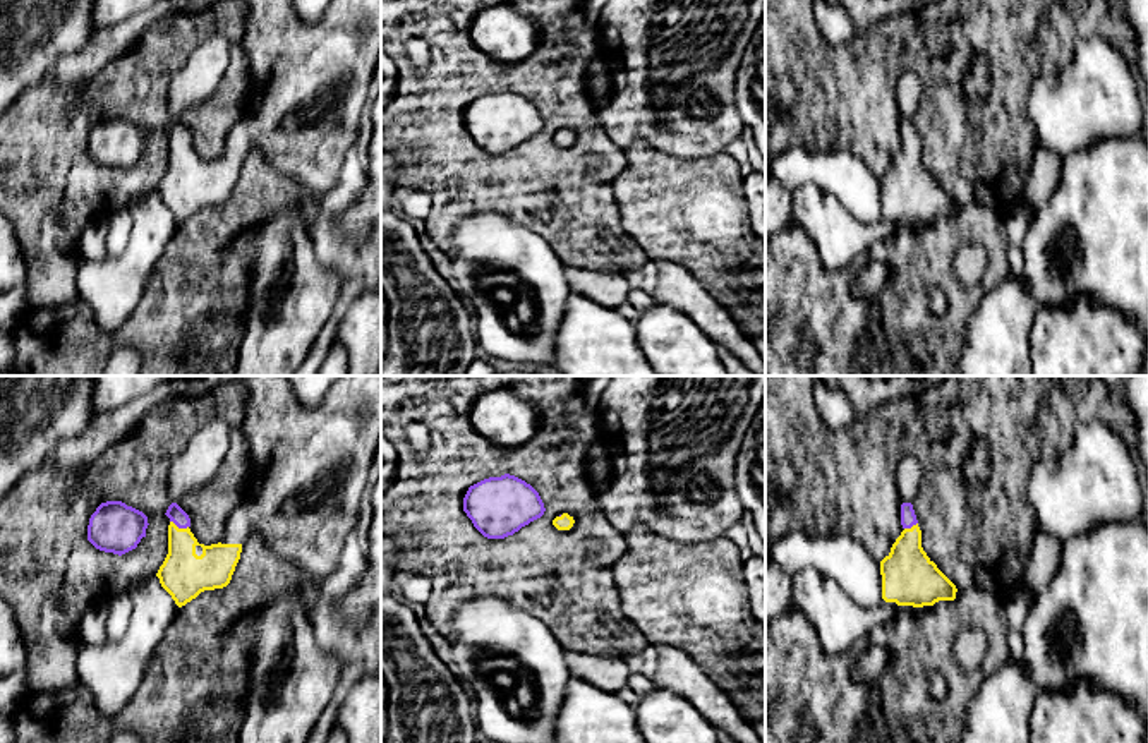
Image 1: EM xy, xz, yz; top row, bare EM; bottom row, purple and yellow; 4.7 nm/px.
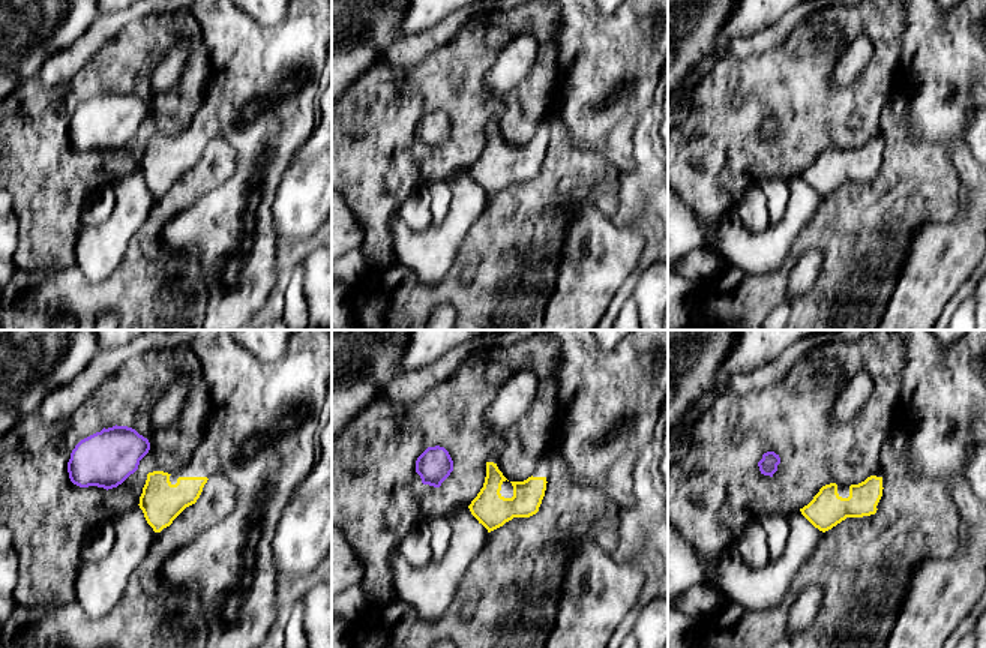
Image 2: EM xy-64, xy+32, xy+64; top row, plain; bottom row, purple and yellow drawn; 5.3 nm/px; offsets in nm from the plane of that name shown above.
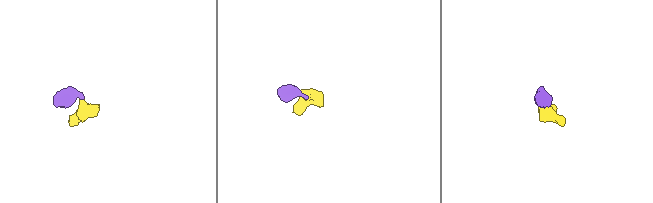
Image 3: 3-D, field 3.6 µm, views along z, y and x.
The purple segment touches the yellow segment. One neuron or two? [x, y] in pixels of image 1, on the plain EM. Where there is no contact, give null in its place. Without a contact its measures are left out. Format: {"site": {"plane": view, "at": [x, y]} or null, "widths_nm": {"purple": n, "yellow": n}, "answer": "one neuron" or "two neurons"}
{"site": {"plane": "xy", "at": [179, 143]}, "widths_nm": {"purple": 80, "yellow": 220}, "answer": "one neuron"}

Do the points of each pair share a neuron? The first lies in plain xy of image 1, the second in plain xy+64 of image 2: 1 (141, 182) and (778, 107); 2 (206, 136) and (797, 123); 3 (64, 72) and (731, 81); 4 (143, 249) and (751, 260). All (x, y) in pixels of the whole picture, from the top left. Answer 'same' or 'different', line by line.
1: same
2: same
3: different
4: same

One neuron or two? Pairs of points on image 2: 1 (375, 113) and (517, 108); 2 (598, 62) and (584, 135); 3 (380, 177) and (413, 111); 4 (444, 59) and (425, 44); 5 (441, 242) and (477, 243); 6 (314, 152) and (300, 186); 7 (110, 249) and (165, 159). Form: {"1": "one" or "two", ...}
{"1": "one", "2": "one", "3": "one", "4": "two", "5": "two", "6": "one", "7": "two"}

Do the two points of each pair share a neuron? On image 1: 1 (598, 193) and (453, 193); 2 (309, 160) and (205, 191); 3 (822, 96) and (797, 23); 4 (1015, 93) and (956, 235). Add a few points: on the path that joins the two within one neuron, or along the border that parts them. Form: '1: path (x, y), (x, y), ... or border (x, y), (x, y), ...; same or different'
1: path (561, 193), (489, 193); same
2: path (282, 141), (247, 141), (229, 163); same
3: path (803, 78), (797, 71), (797, 42); same
4: border (958, 205), (984, 203), (1002, 215); different

